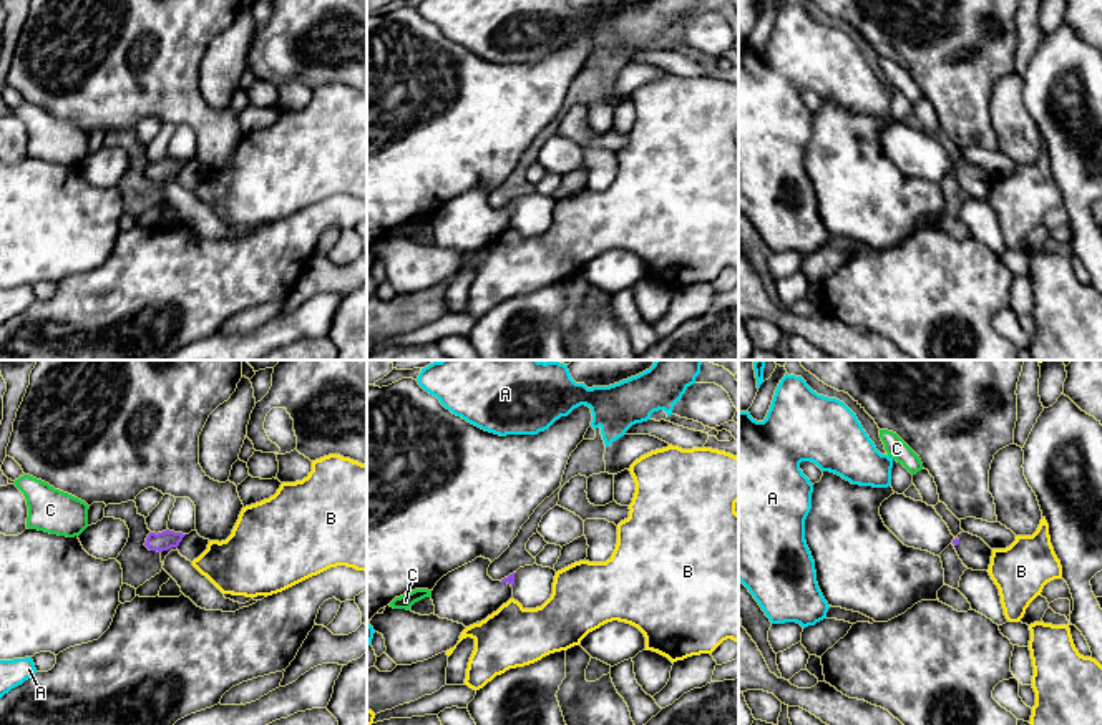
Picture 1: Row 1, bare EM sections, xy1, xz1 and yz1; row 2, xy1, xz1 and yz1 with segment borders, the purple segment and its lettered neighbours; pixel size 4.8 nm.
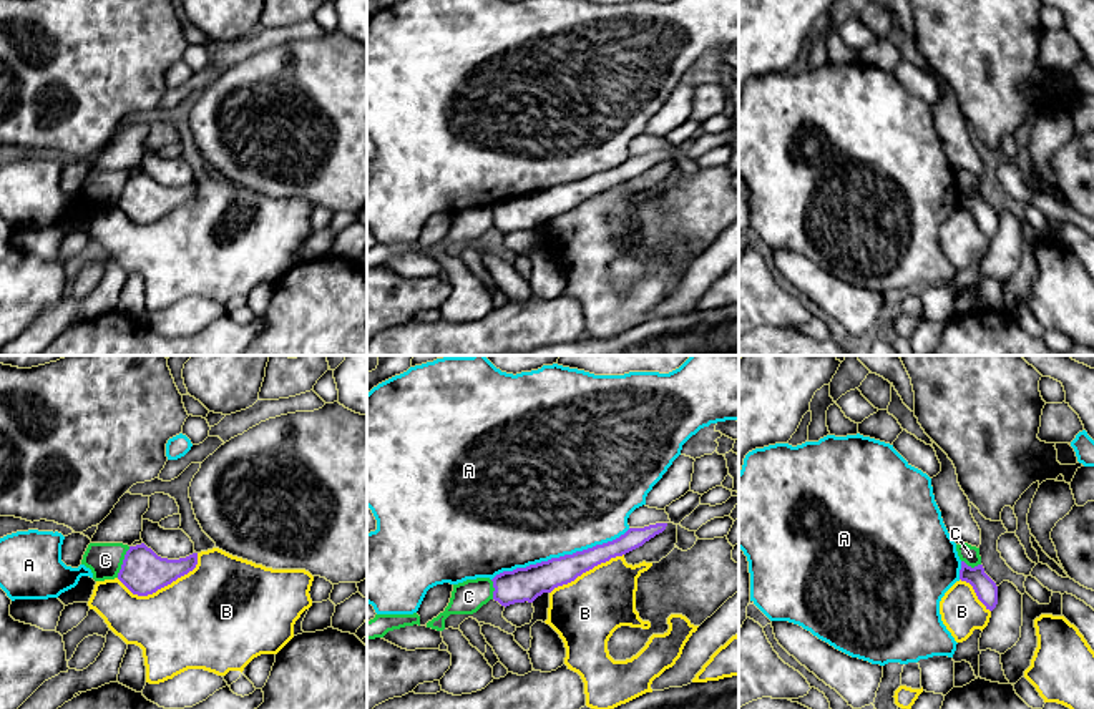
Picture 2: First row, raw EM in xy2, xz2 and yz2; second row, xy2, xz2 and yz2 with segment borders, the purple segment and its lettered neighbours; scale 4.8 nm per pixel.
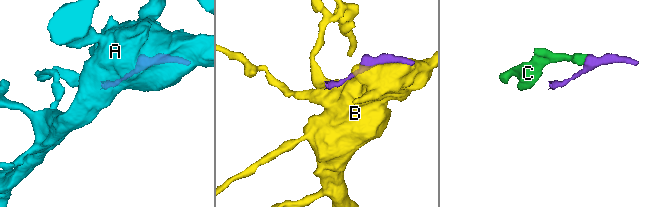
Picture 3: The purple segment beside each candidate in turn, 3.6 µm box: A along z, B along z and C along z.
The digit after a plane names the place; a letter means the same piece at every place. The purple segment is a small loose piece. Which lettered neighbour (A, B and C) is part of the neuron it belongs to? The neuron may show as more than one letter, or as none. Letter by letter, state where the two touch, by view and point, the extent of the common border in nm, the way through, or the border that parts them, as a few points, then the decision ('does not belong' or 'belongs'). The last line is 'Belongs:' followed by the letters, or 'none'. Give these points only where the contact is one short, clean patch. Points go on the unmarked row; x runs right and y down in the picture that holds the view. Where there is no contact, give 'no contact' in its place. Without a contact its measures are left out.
A: contact xz2 (560, 185); length 700 nm; does not belong
B: contact xy2 (161, 215); length 420 nm; does not belong
C: contact xy2 (123, 190); length 170 nm; border xy2 (130, 175), (117, 205); does not belong
Belongs: none

